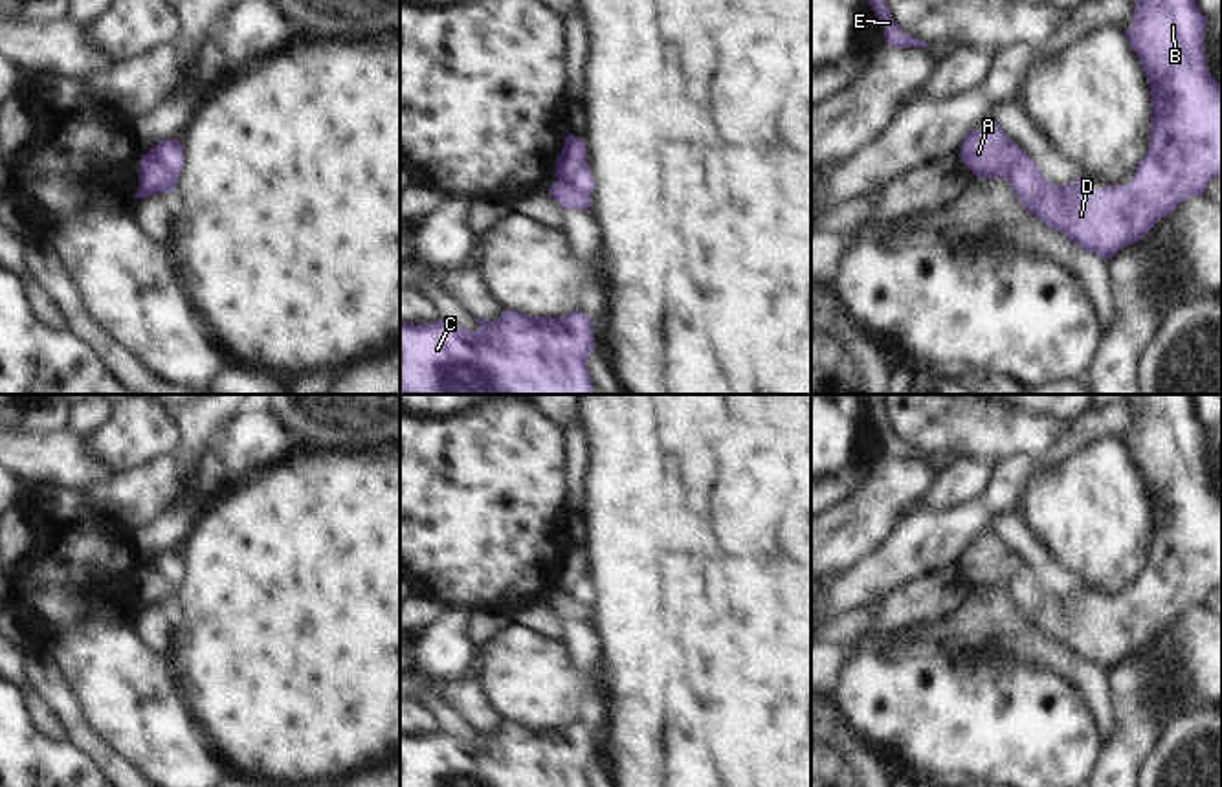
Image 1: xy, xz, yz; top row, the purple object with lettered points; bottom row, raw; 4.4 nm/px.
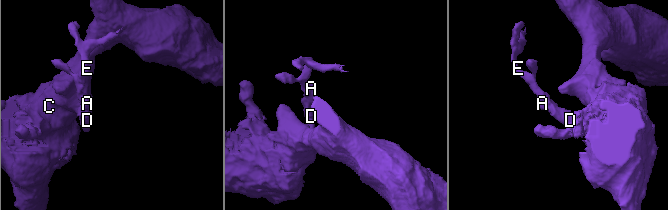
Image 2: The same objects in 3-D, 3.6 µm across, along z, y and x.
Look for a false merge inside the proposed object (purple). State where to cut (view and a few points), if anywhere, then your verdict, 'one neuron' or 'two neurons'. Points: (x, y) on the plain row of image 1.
xy (147, 564), (162, 573), (177, 589) | two neurons

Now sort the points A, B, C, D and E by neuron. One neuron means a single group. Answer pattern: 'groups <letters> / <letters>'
groups A E / B C D

